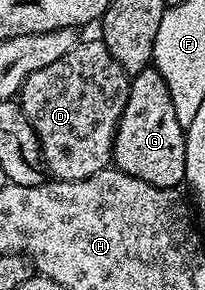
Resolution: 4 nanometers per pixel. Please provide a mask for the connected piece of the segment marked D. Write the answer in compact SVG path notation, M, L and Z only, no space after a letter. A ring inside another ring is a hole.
M94 39L94 41L82 40L74 49L67 51L67 55L63 55L63 59L55 59L55 63L50 63L48 67L39 67L39 71L32 73L32 75L21 84L19 104L23 115L31 123L31 127L35 131L38 143L41 145L41 159L50 178L58 181L82 181L91 175L95 175L99 171L110 168L113 160L113 140L117 134L119 119L123 115L123 107L127 107L130 80L130 74L126 73L123 67L119 67L119 63L115 63L111 51L107 51L105 42L100 39Z

